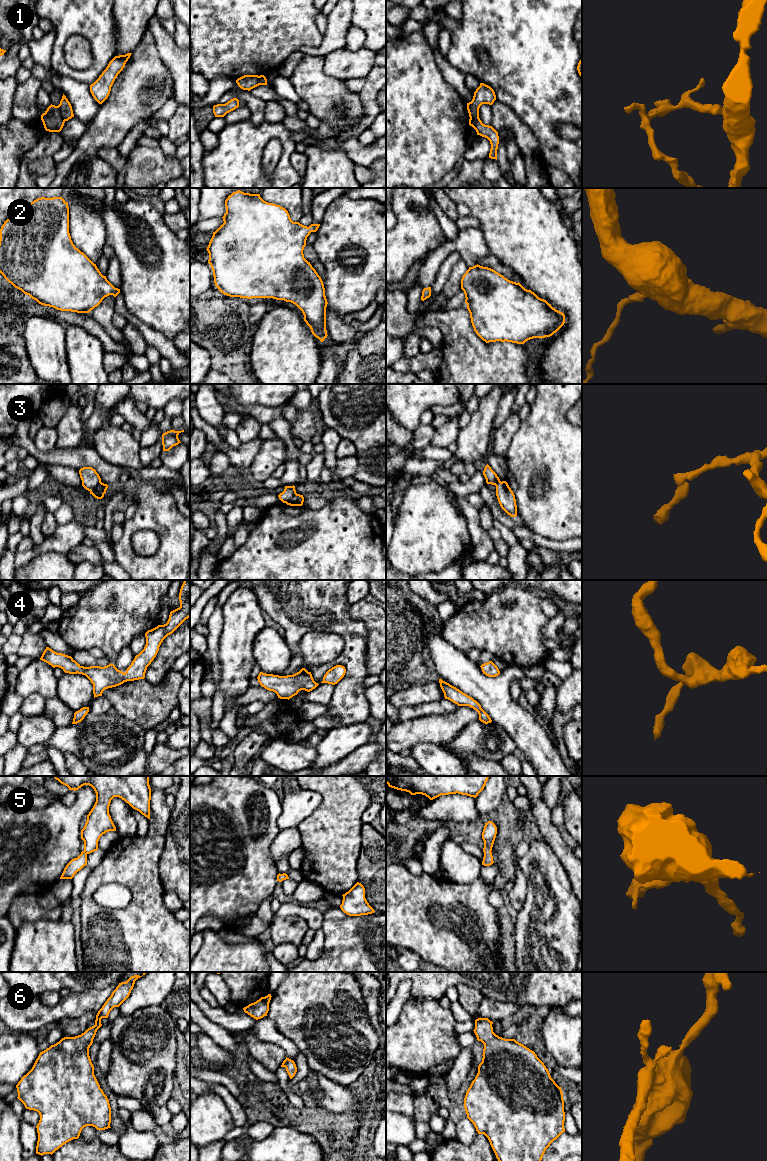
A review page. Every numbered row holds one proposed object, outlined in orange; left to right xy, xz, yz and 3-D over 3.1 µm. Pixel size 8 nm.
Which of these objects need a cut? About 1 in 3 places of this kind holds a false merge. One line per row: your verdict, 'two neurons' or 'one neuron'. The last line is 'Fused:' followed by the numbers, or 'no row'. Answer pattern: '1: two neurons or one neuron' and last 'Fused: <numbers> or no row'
1: two neurons
2: one neuron
3: two neurons
4: one neuron
5: one neuron
6: one neuron
Fused: 1, 3

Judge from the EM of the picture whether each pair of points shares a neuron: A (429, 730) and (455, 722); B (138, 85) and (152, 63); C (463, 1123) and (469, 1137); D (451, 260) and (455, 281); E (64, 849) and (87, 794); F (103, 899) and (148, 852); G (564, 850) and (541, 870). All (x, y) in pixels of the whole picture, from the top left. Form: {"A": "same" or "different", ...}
{"A": "same", "B": "same", "C": "same", "D": "different", "E": "same", "F": "different", "G": "different"}

